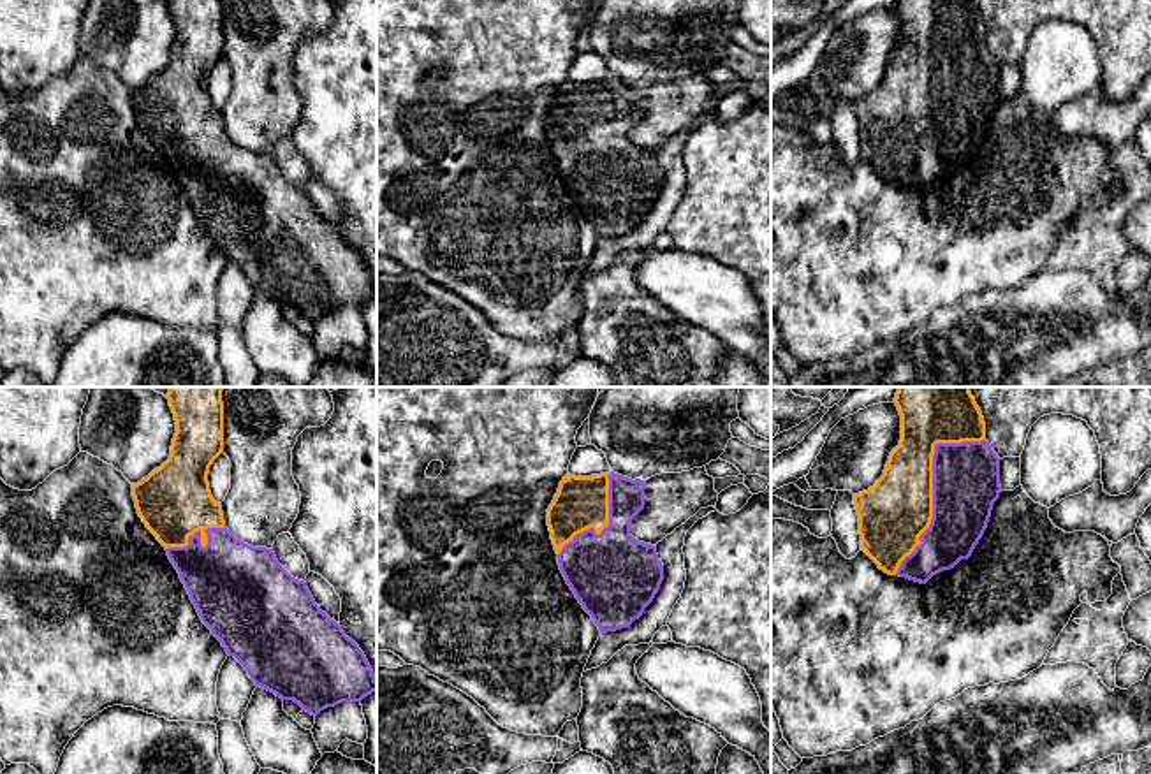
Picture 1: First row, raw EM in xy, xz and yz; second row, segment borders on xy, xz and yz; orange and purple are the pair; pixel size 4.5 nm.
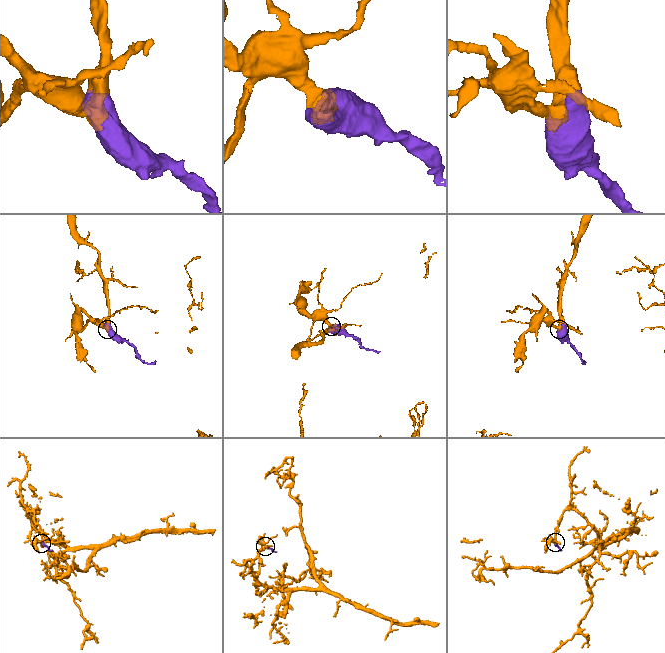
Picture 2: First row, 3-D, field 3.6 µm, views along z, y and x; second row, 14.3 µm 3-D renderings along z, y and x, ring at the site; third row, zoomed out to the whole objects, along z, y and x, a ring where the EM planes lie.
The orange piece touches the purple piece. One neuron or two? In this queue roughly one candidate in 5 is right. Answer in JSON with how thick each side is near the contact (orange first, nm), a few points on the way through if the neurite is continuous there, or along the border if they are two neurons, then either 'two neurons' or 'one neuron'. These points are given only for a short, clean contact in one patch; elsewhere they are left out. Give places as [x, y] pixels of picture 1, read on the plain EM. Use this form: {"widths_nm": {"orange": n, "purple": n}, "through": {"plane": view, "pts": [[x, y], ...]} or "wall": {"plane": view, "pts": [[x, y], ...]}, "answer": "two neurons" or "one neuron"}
{"widths_nm": {"orange": 320, "purple": 300}, "answer": "one neuron"}

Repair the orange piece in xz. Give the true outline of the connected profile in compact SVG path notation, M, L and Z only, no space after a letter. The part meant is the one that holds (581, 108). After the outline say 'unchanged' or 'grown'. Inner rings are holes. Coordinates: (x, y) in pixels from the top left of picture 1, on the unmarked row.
M614 77L591 83L567 79L547 114L547 132L560 176L600 239L616 237L639 225L663 186L656 151L630 141L632 125L644 114L646 88Z; grown

